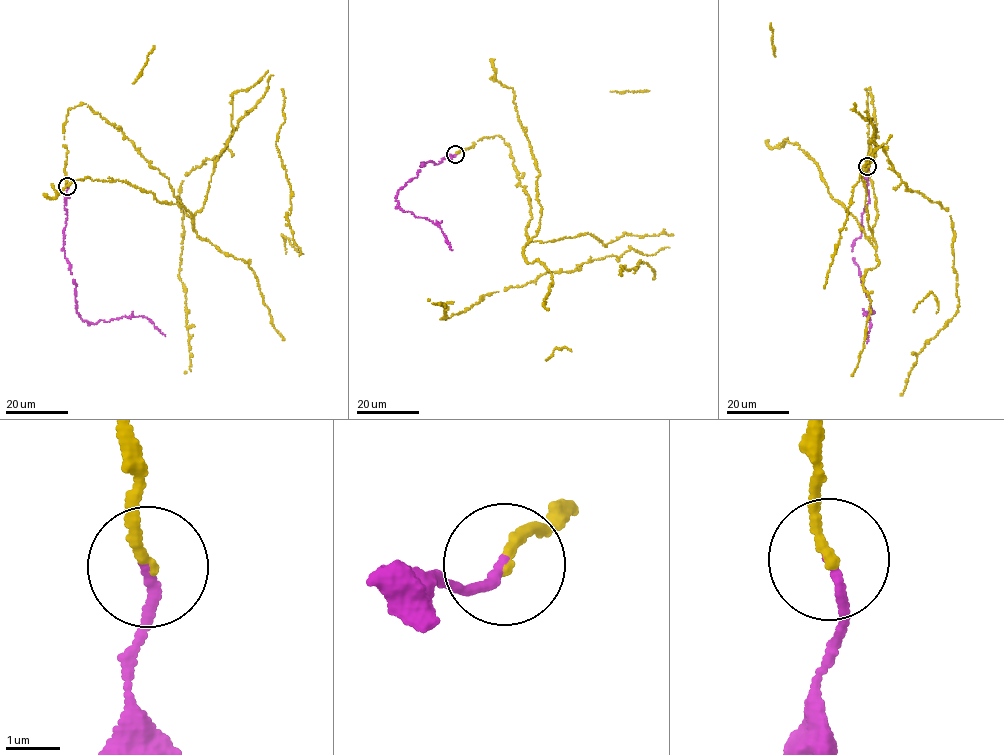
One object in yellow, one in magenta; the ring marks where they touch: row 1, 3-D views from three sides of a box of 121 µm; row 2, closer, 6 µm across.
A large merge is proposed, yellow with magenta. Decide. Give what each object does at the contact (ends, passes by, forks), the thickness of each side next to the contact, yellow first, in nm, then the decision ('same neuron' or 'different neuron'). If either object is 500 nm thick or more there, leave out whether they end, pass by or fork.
yellow ends | magenta ends | 180/170 nm | same neuron

